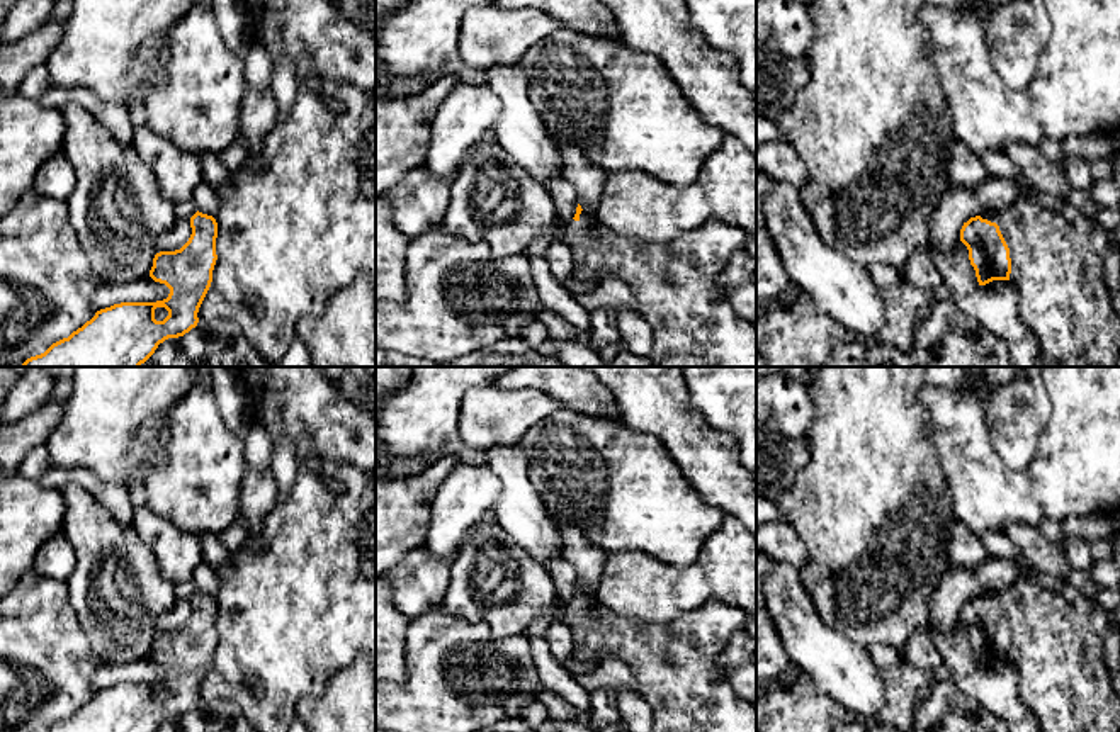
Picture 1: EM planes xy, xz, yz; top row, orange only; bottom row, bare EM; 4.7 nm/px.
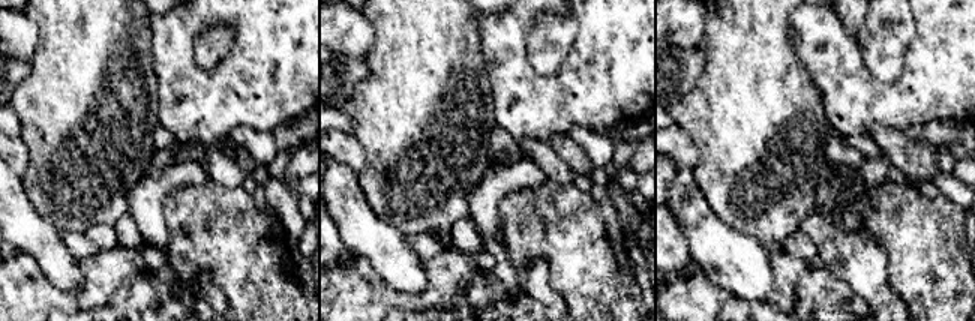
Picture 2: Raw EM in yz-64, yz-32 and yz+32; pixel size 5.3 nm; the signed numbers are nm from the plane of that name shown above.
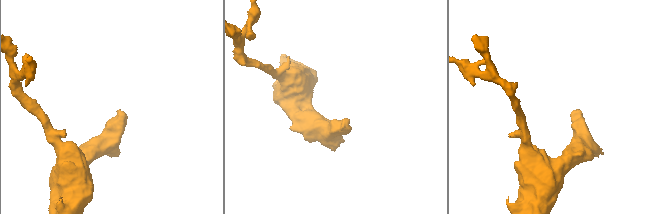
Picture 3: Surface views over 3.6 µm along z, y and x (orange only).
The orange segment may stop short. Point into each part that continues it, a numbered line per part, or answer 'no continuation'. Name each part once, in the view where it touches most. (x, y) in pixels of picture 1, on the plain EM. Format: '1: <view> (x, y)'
1: yz (1057, 647)

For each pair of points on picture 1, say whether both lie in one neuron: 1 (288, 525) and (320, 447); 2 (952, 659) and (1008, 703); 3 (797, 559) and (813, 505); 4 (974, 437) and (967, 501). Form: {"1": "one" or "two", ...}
{"1": "two", "2": "one", "3": "two", "4": "one"}

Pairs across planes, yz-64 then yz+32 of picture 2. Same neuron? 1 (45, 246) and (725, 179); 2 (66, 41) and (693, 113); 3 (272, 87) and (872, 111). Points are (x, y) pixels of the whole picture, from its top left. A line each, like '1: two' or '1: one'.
1: two
2: one
3: one

